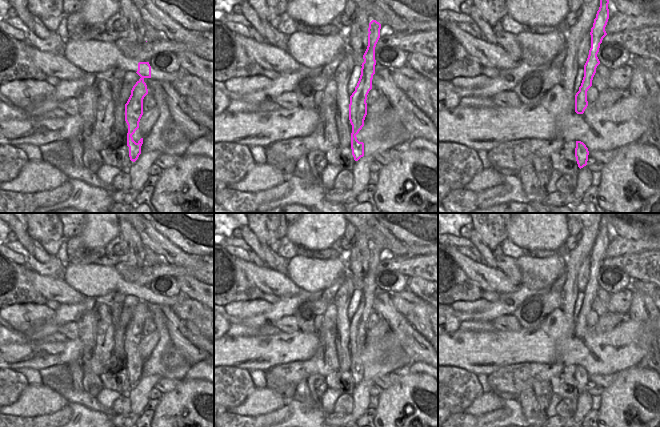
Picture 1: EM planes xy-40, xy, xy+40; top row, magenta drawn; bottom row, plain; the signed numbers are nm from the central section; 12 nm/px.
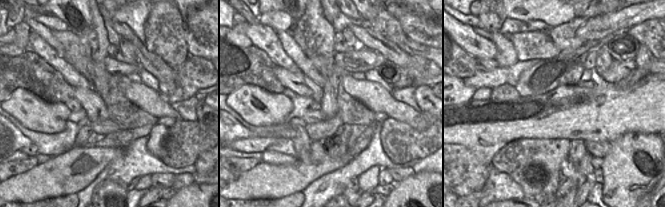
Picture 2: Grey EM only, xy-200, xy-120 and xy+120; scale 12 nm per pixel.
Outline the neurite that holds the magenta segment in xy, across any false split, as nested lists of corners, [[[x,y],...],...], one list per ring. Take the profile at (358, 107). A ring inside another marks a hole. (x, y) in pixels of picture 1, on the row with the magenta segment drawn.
[[[376,20],[369,23],[368,46],[363,55],[361,75],[355,91],[350,96],[349,120],[352,125],[351,149],[355,161],[364,156],[364,143],[357,140],[356,135],[364,126],[367,115],[367,95],[372,89],[372,79],[375,74],[375,47],[380,38],[381,24]]]

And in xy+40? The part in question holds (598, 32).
[[[600,0],[600,7],[594,19],[593,27],[591,28],[591,48],[584,65],[584,77],[581,86],[575,95],[575,112],[577,114],[583,114],[588,106],[587,91],[592,86],[596,68],[600,64],[597,54],[603,38],[607,35],[605,27],[609,19],[608,4],[609,0]]]

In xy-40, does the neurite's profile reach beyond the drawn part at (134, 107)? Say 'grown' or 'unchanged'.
unchanged

